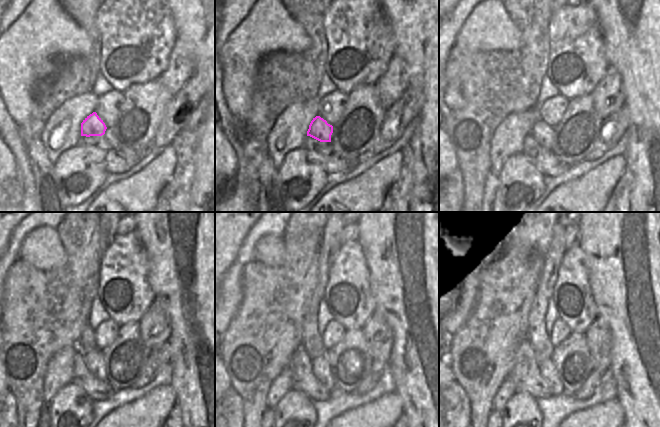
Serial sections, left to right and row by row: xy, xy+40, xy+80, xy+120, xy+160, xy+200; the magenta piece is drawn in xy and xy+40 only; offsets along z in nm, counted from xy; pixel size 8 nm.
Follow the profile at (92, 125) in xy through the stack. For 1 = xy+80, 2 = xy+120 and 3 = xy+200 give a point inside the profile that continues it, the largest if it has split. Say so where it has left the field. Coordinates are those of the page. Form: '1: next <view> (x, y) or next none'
1: next xy+80 (542, 132)
2: next xy+120 (94, 359)
3: next xy+200 (547, 369)

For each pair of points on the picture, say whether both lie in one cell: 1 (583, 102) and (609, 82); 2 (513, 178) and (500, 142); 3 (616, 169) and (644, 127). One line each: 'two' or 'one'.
1: two
2: two
3: two

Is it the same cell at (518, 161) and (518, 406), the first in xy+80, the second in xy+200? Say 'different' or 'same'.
same

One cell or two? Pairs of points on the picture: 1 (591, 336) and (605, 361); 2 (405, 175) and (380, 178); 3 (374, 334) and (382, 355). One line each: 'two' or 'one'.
1: one
2: two
3: one

